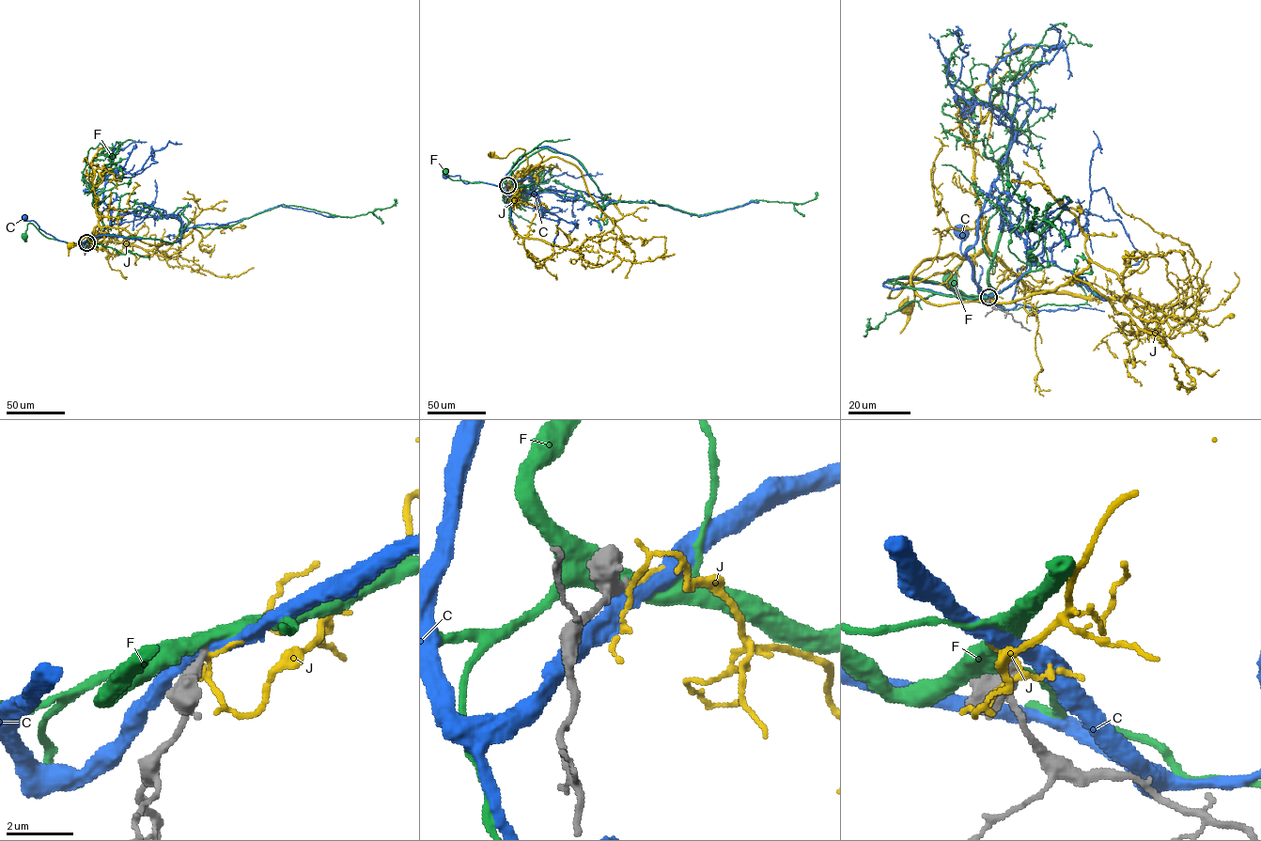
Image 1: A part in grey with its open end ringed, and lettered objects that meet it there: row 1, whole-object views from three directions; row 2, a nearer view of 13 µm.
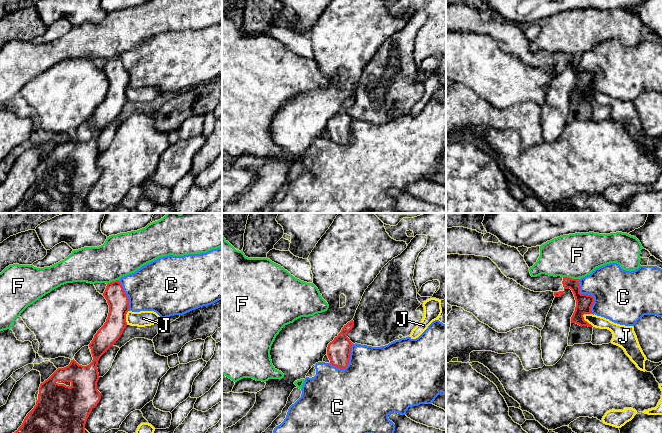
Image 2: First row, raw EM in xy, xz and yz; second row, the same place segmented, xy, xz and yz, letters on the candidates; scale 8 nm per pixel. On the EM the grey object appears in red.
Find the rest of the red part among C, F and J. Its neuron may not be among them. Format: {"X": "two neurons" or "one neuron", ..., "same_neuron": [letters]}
{"C": "two neurons", "F": "two neurons", "J": "two neurons", "same_neuron": []}

